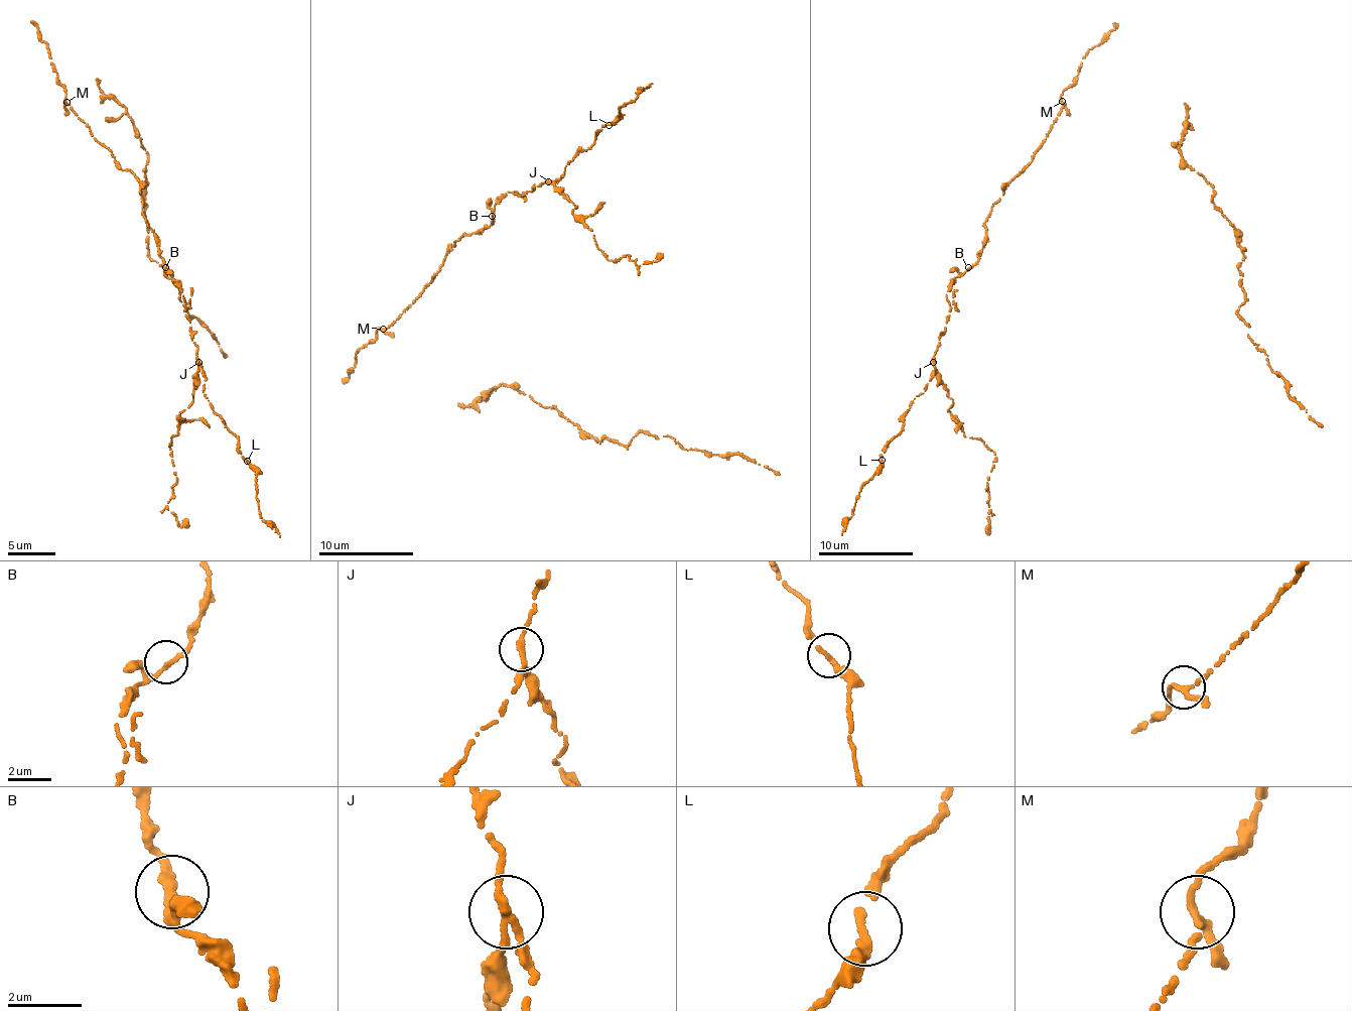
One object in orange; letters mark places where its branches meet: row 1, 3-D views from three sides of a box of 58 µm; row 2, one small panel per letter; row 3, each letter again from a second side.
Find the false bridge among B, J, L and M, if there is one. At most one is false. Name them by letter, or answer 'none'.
J

